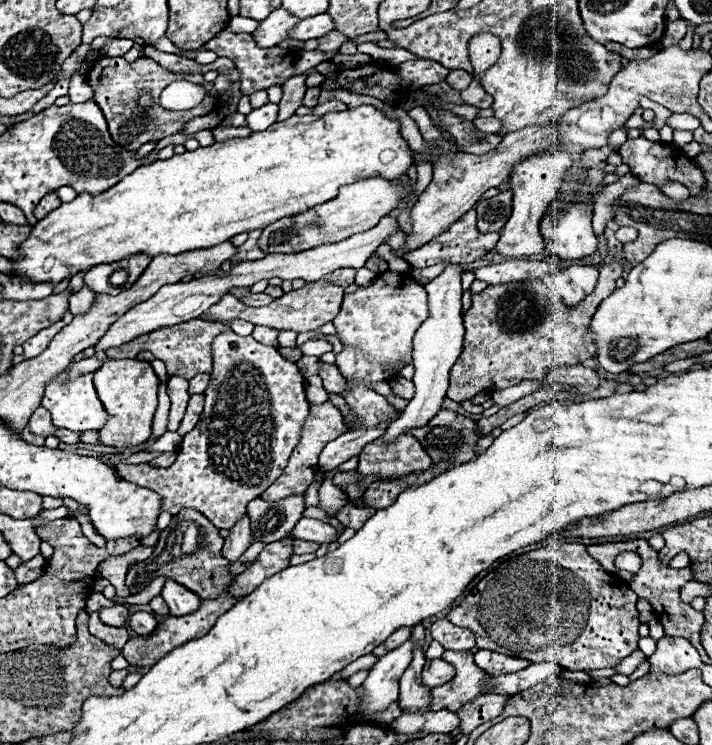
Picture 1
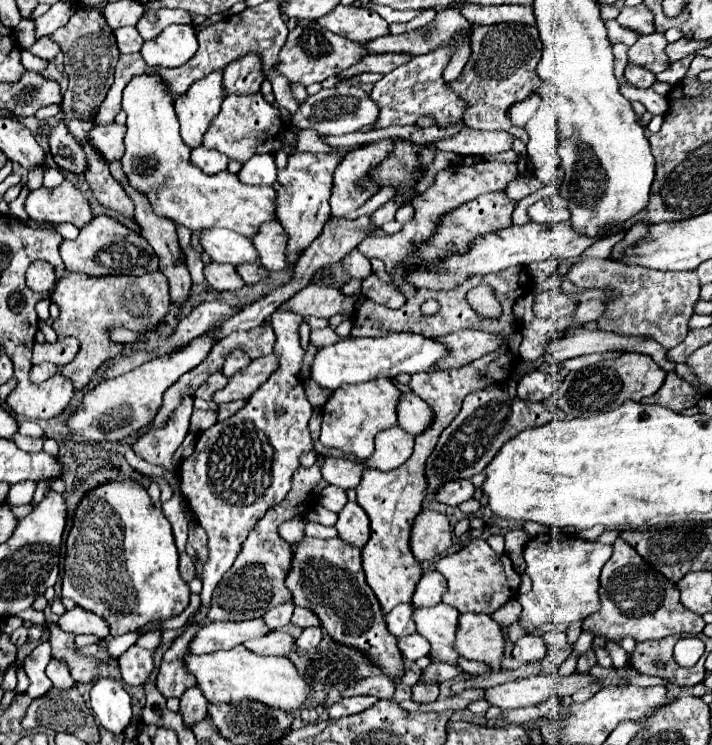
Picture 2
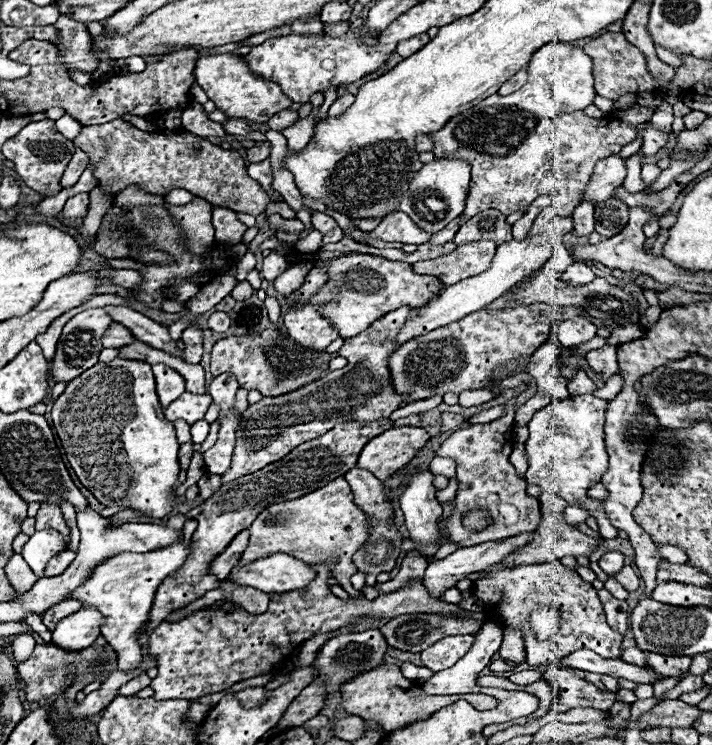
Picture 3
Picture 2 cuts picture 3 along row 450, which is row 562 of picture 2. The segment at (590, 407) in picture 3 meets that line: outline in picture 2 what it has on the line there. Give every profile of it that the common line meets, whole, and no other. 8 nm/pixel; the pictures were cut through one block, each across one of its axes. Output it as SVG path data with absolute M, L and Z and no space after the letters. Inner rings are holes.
M550 536L532 538L524 550L524 560L528 564L526 574L532 580L532 590L518 596L518 602L522 606L522 614L518 618L520 628L532 632L548 622L570 624L576 620L586 620L590 614L598 612L600 570L610 560L610 556L612 546L588 542L578 536L564 536L558 542L552 542Z

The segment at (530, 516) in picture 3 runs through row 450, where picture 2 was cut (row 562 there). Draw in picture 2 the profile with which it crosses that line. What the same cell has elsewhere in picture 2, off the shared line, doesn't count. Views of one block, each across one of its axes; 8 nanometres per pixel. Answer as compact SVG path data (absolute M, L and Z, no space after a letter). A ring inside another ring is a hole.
M482 538L470 540L464 550L456 554L448 554L436 562L436 570L444 574L448 580L448 590L442 596L444 604L458 608L460 614L464 612L482 612L492 614L502 608L519 589L521 579L515 571L511 560L503 554L496 554Z

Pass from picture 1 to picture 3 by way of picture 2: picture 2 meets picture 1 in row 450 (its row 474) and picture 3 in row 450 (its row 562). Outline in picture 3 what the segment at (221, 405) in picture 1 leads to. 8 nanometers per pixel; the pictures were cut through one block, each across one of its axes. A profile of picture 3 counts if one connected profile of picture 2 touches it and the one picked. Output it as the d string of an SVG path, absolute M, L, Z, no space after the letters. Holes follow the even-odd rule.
M228 414L222 420L220 434L216 444L204 452L204 462L206 470L212 474L224 474L230 468L232 452L234 452L234 442L236 442L236 426L240 422L240 414Z

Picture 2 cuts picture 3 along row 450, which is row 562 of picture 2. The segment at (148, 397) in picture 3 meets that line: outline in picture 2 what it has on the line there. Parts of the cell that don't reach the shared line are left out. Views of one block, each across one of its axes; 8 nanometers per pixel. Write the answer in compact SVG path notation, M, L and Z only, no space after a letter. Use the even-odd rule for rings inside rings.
M116 480L98 486L82 498L66 540L62 596L74 600L76 606L104 618L112 636L134 632L152 620L166 620L174 614L178 616L188 606L190 588L178 572L178 550L172 528L162 510L152 506L148 492L140 488L138 482Z

